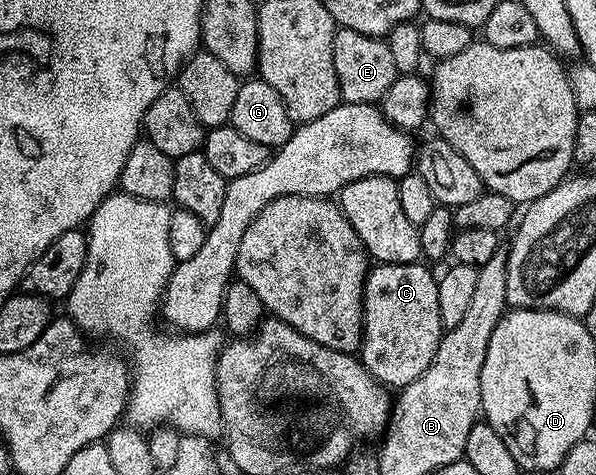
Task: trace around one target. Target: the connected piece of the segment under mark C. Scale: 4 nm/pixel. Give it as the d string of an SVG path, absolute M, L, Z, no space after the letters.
M422 263L412 265L375 264L366 274L362 288L362 347L360 360L370 376L380 385L401 387L420 379L440 347L443 327L440 323L440 295L438 277L430 274Z

